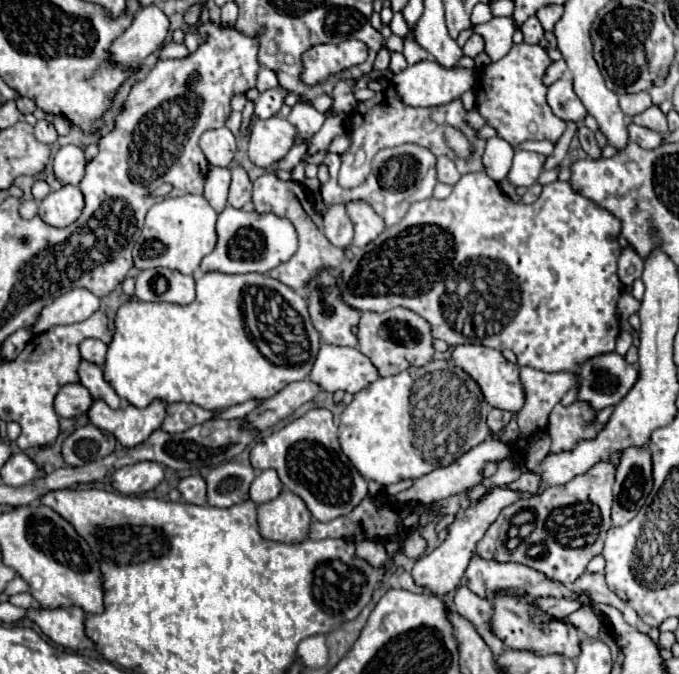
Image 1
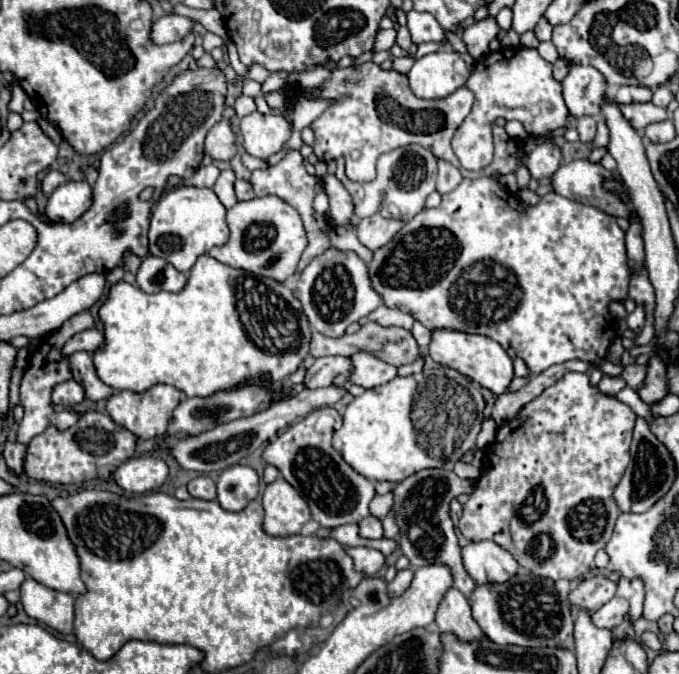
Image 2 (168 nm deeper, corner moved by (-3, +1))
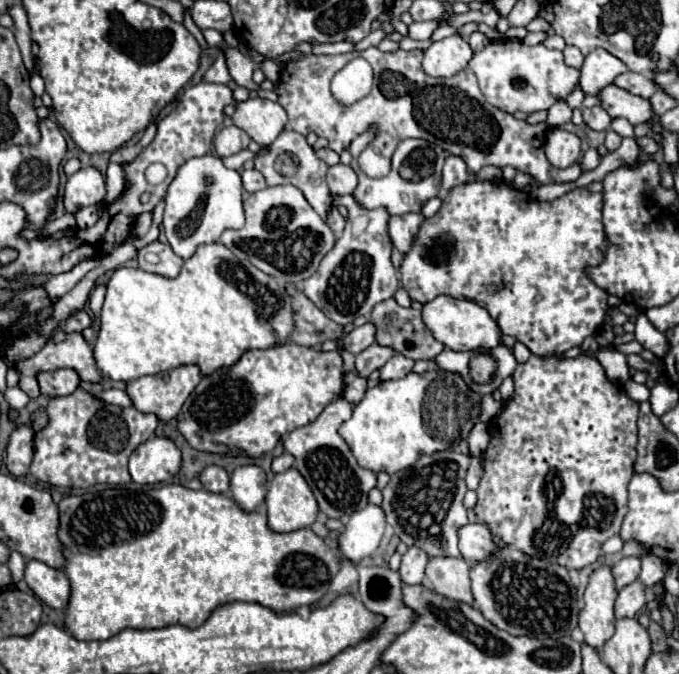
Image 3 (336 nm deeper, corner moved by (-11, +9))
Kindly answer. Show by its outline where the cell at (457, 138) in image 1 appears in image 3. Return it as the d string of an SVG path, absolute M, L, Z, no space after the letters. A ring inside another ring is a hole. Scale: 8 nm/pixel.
M491 41L483 51L475 53L469 69L477 75L479 87L487 101L501 111L535 113L549 109L557 99L565 99L579 83L579 71L565 65L563 53L545 45L525 45L523 41Z

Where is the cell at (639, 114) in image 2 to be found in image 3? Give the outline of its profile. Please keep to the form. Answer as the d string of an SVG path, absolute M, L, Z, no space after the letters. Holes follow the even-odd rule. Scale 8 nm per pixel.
M607 85L597 93L597 99L601 101L601 107L609 113L611 119L623 117L631 125L647 123L653 117L651 103L647 99L639 99L637 95L631 95L615 85Z

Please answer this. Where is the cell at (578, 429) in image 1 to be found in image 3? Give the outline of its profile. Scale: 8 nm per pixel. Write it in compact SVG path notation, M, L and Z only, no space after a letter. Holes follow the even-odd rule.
M531 355L525 363L517 365L515 373L513 373L513 381L515 381L515 391L513 397L505 403L505 409L493 419L491 423L491 437L489 437L489 447L485 451L483 457L483 477L479 481L477 487L477 495L479 501L475 505L475 515L479 517L479 521L483 521L493 535L497 535L503 543L519 547L523 553L549 561L549 563L557 563L563 565L567 569L583 569L587 565L593 565L597 561L597 557L601 555L601 545L619 533L623 517L627 515L627 483L631 479L633 471L633 463L637 457L635 445L637 445L637 413L639 413L639 403L635 403L633 399L627 397L627 393L611 383L605 375L605 369L601 367L601 363L595 357L589 355L581 355L575 359L569 357L559 357L559 355L549 355L549 357L539 357L539 355ZM553 511L557 521L561 521L567 527L553 527Z

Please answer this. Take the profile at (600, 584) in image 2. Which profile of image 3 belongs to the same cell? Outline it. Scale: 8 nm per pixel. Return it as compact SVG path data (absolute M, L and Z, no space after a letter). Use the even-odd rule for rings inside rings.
M623 557L621 561L617 561L613 567L617 589L623 589L625 585L633 583L639 577L639 573L641 573L641 559L639 557Z

